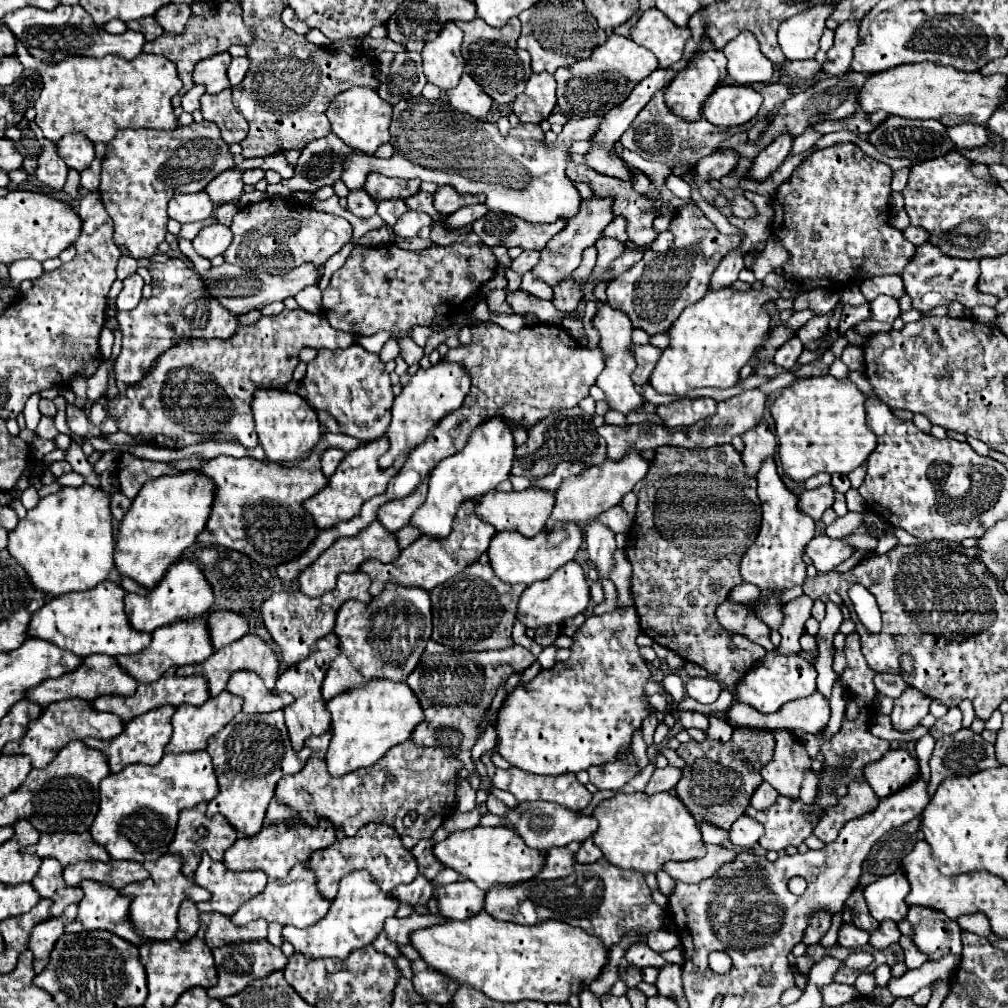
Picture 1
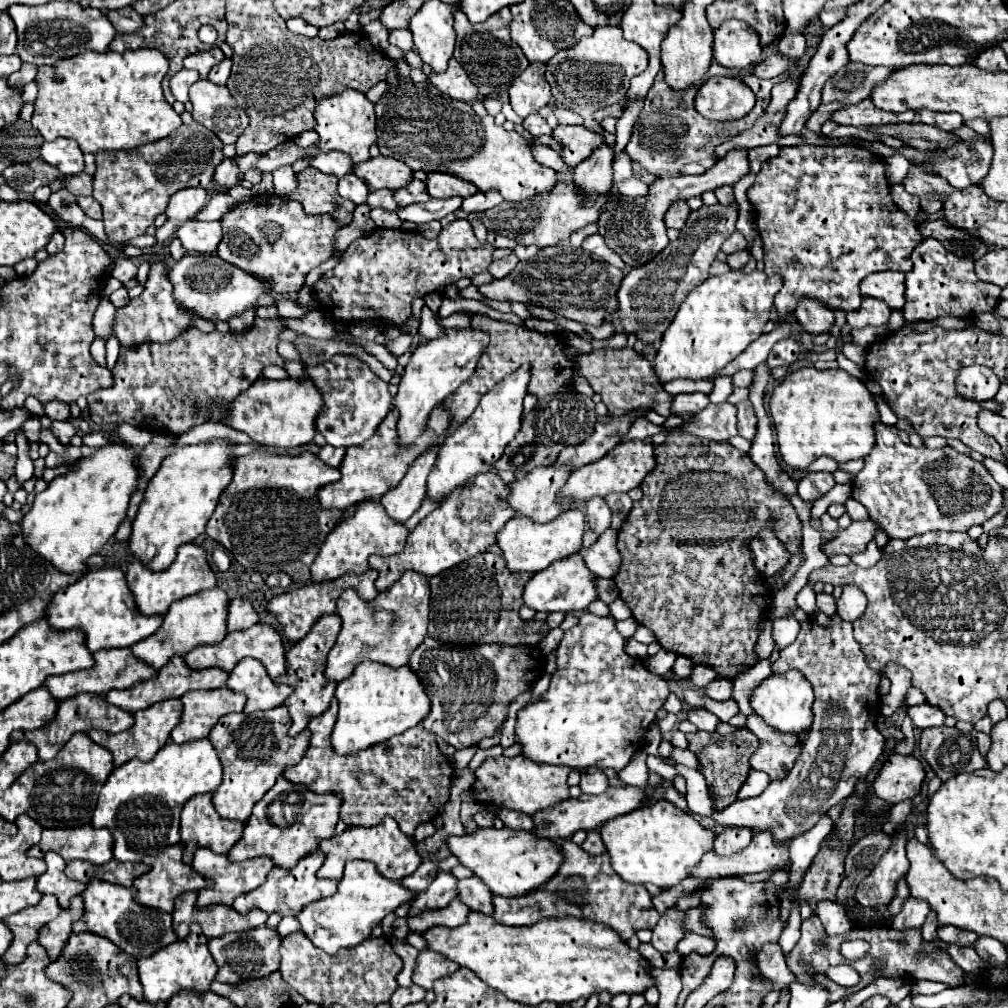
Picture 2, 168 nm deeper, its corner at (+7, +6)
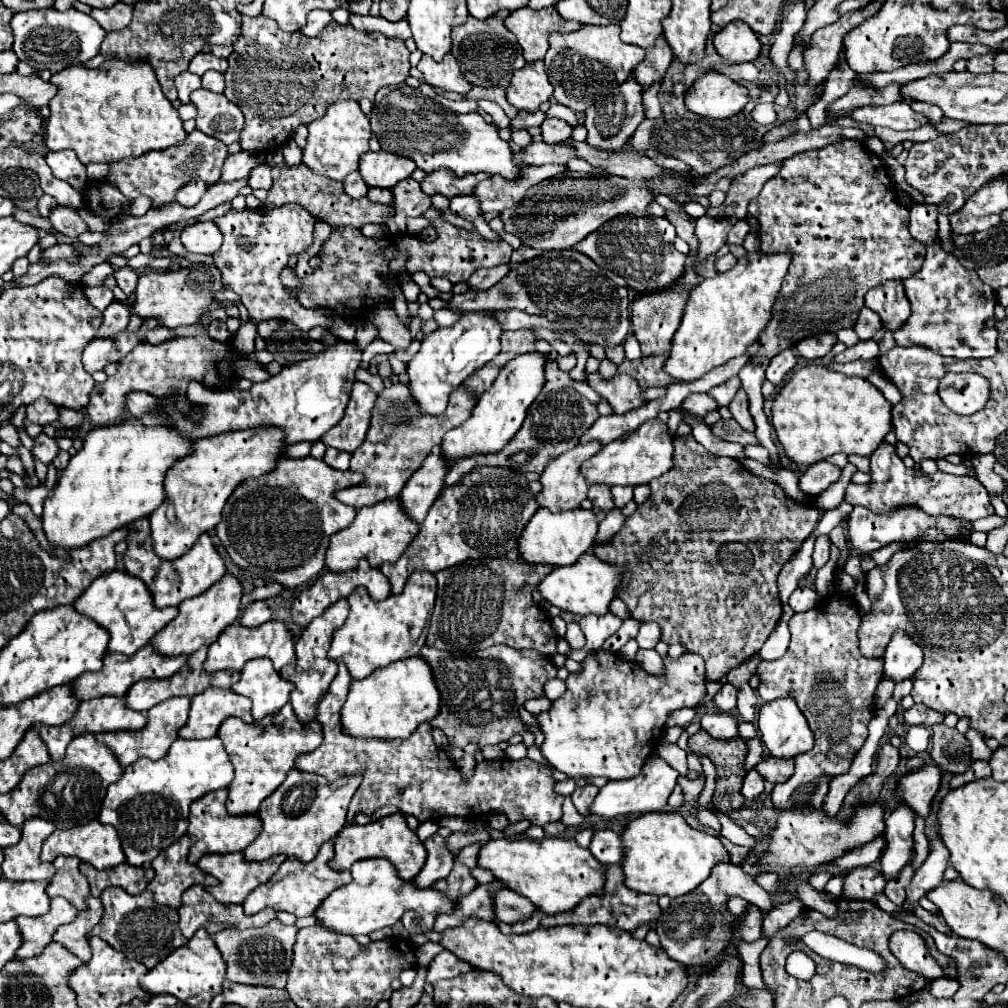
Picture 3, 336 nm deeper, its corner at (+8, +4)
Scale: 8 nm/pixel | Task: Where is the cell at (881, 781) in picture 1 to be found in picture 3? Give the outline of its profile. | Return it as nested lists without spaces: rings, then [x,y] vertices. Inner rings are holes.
[[[923,766],[915,772],[909,772],[901,778],[899,798],[907,802],[921,818],[927,818],[931,812],[931,802],[941,788],[943,770],[937,766]]]

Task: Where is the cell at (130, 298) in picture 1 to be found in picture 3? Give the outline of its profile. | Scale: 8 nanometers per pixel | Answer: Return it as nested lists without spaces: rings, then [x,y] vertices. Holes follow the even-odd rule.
[[[113,300],[111,306],[103,312],[103,322],[95,338],[113,338],[119,332],[123,332],[127,324],[129,324],[129,308],[123,302]]]

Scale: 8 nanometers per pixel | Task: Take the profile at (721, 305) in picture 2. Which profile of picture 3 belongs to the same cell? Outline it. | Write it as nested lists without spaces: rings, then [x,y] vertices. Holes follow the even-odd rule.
[[[753,252],[753,258],[741,258],[729,272],[707,278],[689,294],[681,326],[673,336],[671,354],[665,362],[665,372],[673,378],[691,382],[701,378],[715,366],[745,354],[745,350],[757,340],[771,318],[773,302],[781,290],[781,282],[787,274],[791,252],[765,254]]]

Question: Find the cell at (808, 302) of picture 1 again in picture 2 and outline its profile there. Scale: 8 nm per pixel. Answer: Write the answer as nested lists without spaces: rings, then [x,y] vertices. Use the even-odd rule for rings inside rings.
[[[800,298],[796,306],[796,318],[804,326],[806,332],[830,332],[834,322],[834,312],[830,306],[822,306],[822,302],[814,302],[814,298]]]

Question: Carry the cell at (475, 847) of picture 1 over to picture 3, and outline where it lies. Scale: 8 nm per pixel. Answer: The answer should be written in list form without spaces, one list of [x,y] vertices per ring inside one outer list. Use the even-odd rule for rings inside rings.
[[[501,838],[489,840],[479,854],[479,866],[487,868],[495,874],[497,880],[505,882],[507,888],[513,892],[529,898],[541,912],[547,914],[561,914],[573,910],[585,896],[603,896],[605,886],[605,866],[585,848],[579,848],[575,840],[565,838],[545,838],[541,842],[529,838]]]

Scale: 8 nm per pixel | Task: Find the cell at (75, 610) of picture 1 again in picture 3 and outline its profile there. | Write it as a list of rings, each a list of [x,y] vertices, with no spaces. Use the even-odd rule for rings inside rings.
[[[119,570],[101,574],[97,580],[93,580],[93,584],[75,600],[75,608],[79,614],[85,614],[101,624],[111,636],[109,652],[121,654],[133,654],[143,648],[161,628],[165,628],[177,616],[177,608],[153,606],[153,598],[149,596],[149,588],[145,588],[145,582]]]

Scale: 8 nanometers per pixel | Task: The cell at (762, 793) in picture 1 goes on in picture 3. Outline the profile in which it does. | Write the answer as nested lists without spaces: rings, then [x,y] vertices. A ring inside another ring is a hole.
[[[751,770],[743,780],[743,790],[741,792],[747,800],[751,800],[751,798],[757,798],[763,792],[763,788],[765,788],[765,778],[757,770]]]

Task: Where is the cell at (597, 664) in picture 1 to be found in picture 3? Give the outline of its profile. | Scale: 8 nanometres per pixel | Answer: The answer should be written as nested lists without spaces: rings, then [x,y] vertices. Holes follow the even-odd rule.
[[[597,650],[583,662],[581,674],[569,674],[567,692],[555,700],[553,708],[539,714],[539,724],[545,734],[541,746],[543,758],[567,778],[591,778],[603,776],[607,780],[629,780],[641,772],[649,754],[661,742],[665,720],[671,712],[697,706],[705,698],[705,664],[697,654],[683,654],[681,658],[665,658],[665,676],[657,678],[647,674],[637,662],[627,662],[617,654]]]

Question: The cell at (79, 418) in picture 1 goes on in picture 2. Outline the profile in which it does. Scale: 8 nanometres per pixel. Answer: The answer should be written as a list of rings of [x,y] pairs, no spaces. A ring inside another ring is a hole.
[[[54,420],[50,428],[52,428],[52,432],[58,436],[58,440],[60,440],[62,444],[68,444],[70,438],[76,434],[76,428],[72,426],[70,420]]]

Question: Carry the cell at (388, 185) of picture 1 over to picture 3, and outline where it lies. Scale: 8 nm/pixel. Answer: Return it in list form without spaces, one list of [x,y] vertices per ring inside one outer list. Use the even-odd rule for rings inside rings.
[[[385,150],[367,152],[359,160],[359,172],[367,186],[393,188],[397,182],[409,178],[417,166],[405,156],[397,156]]]

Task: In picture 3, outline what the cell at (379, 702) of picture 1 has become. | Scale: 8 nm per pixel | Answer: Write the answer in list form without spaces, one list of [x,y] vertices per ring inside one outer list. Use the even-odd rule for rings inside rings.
[[[411,656],[409,660],[397,660],[397,664],[379,668],[377,672],[369,674],[365,680],[353,680],[347,702],[341,710],[341,718],[343,718],[343,730],[353,738],[393,740],[393,738],[409,738],[421,722],[435,718],[439,708],[441,708],[441,694],[437,692],[433,672],[429,672],[425,660],[421,660],[419,656],[415,658]]]

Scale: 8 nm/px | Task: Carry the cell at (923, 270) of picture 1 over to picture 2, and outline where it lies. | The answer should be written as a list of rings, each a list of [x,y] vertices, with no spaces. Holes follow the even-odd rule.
[[[922,238],[912,254],[914,268],[906,274],[906,306],[904,318],[910,322],[934,320],[938,316],[970,316],[992,312],[1000,300],[1000,286],[982,282],[974,274],[972,258],[950,254],[934,238]]]

